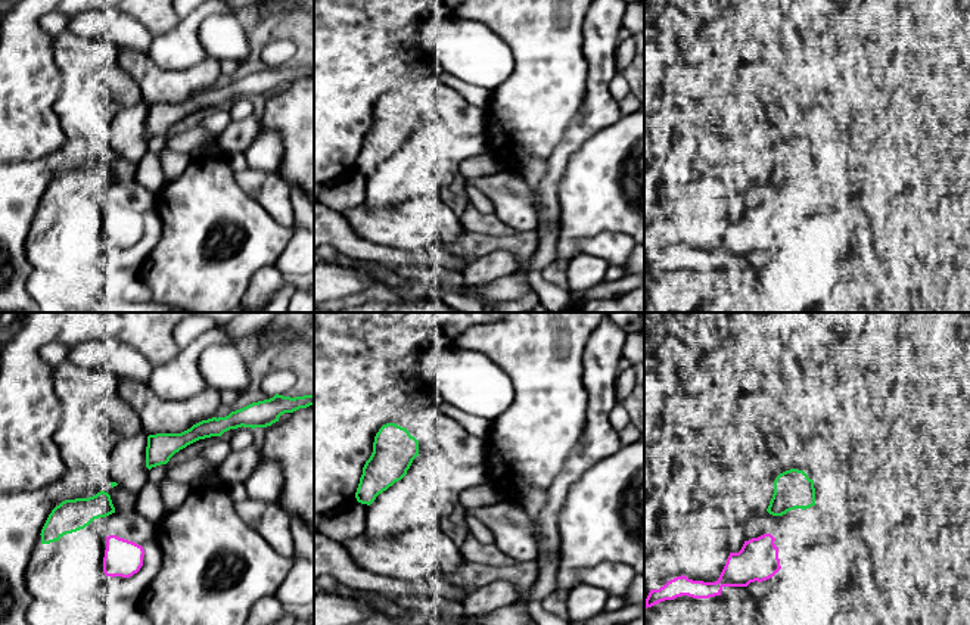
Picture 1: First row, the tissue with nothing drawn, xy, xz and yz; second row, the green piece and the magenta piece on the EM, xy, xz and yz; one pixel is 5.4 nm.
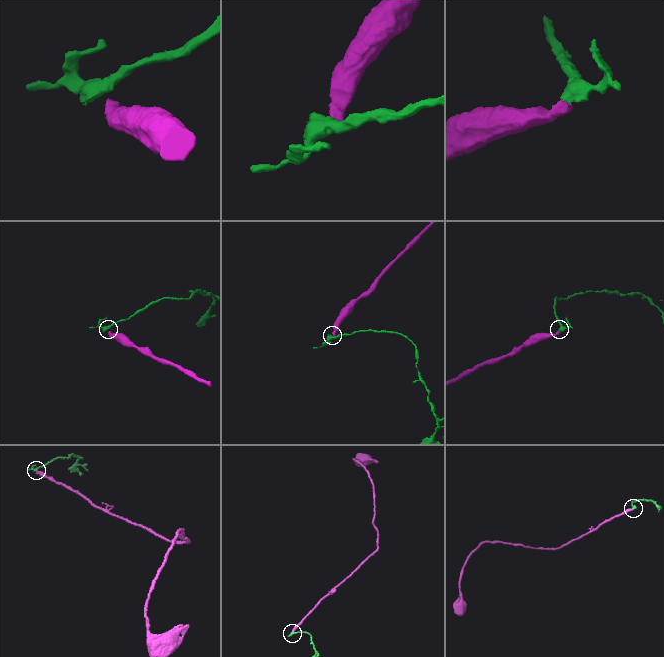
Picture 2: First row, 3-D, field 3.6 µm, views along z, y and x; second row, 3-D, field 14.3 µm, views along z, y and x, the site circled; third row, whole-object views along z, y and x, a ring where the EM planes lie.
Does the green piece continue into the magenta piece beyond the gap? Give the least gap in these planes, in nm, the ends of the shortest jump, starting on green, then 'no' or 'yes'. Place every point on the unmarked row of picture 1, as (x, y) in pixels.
gap 110 nm; span yz (773, 184), (770, 204); no

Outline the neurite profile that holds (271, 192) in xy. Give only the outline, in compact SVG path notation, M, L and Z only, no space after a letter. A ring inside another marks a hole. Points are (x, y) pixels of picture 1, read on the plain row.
M252 168L234 172L234 177L240 189L257 200L276 223L293 227L290 187L282 177Z

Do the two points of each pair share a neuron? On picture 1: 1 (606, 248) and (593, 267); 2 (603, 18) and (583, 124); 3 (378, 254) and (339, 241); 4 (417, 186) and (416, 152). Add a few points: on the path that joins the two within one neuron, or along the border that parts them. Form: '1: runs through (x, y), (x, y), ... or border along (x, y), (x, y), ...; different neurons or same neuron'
1: border along (581, 252), (600, 257), (609, 264); different neurons
2: runs through (600, 44), (597, 98); same neuron
3: runs through (369, 251), (348, 243); same neuron
4: runs through (417, 177), (417, 161); same neuron

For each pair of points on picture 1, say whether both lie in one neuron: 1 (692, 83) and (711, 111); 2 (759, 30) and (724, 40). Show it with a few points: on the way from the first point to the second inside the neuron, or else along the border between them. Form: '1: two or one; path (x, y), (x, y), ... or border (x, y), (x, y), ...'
1: one; path (699, 90), (711, 103)
2: two; border (723, 15), (761, 44)

